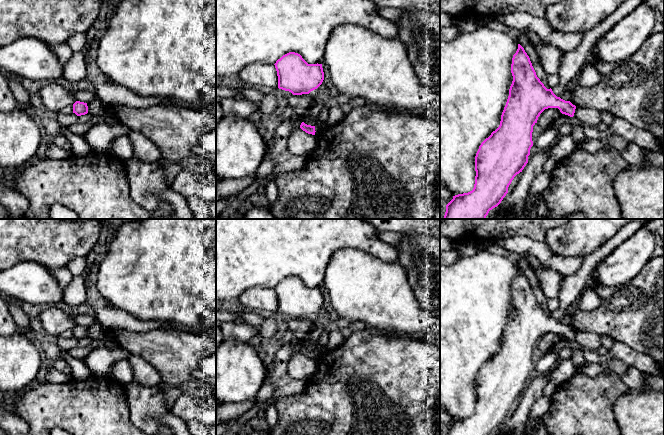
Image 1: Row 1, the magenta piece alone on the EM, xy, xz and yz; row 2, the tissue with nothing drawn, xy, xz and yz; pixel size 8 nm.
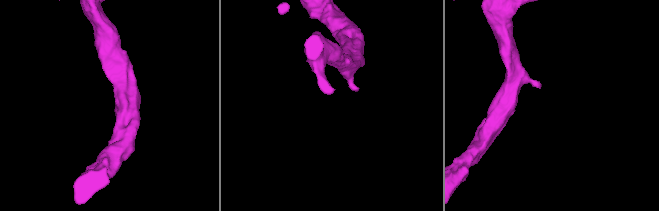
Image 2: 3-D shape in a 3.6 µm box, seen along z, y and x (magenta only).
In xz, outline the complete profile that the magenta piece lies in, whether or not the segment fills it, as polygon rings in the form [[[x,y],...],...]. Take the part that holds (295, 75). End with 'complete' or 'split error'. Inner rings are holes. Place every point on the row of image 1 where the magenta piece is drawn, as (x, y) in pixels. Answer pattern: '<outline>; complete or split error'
[[[289,52],[274,64],[278,88],[293,95],[309,94],[324,80],[322,64],[308,64],[300,54]]]; complete

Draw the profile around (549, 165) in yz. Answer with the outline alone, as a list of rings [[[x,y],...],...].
[[[548,157],[543,165],[543,171],[551,174],[552,171],[554,170],[556,165],[556,160],[552,157]]]

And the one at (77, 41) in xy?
[[[78,32],[74,35],[72,35],[68,40],[67,44],[70,46],[70,48],[74,52],[80,52],[82,51],[84,45],[87,42],[87,34],[86,32]]]

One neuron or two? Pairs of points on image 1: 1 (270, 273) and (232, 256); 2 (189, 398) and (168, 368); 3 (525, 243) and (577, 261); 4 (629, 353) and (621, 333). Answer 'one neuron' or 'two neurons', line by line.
1: one neuron
2: two neurons
3: one neuron
4: two neurons

